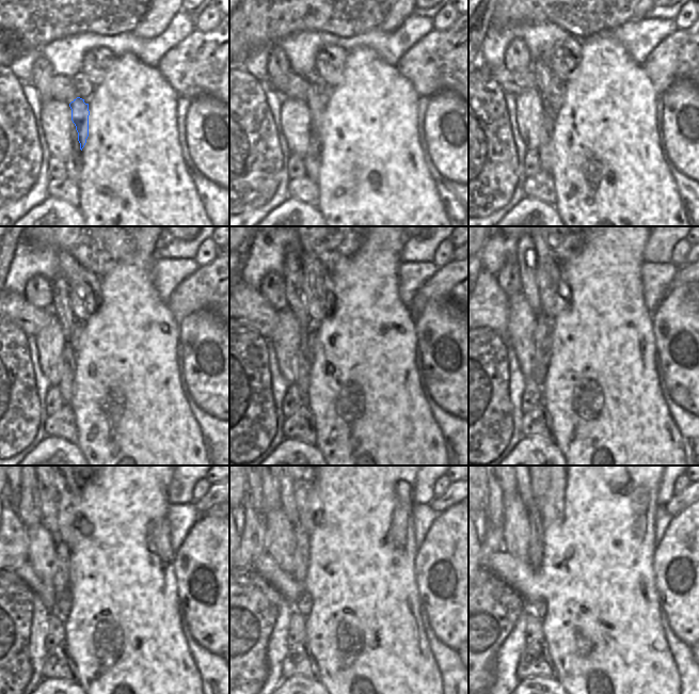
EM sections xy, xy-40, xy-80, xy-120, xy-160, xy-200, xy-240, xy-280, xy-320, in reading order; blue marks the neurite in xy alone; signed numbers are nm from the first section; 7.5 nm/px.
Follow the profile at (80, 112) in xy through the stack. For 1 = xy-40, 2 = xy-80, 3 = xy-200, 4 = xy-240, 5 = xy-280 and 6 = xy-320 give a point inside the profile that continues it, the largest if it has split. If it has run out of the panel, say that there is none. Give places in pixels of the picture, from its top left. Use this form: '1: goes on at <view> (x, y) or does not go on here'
1: goes on at xy-40 (317, 108)
2: goes on at xy-80 (541, 71)
3: goes on at xy-200 (527, 259)
4: goes on at xy-240 (48, 495)
5: goes on at xy-280 (288, 506)
6: goes on at xy-320 (524, 487)

